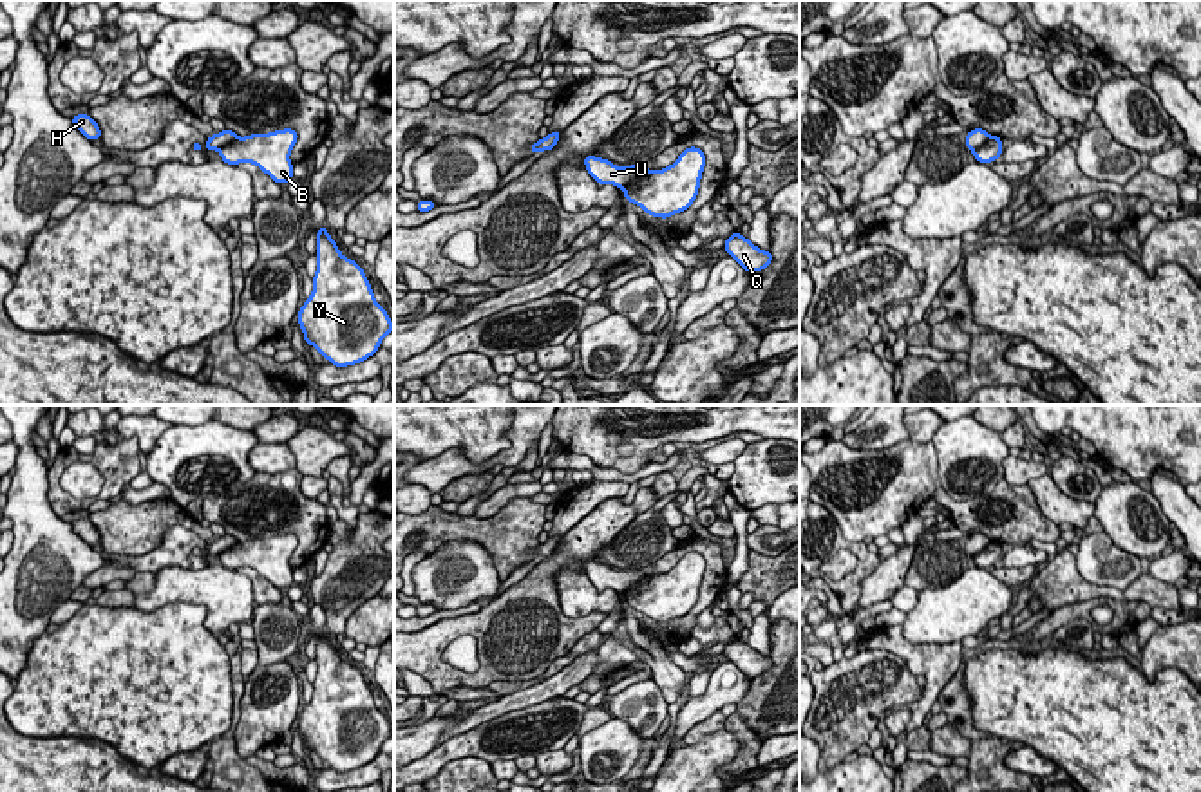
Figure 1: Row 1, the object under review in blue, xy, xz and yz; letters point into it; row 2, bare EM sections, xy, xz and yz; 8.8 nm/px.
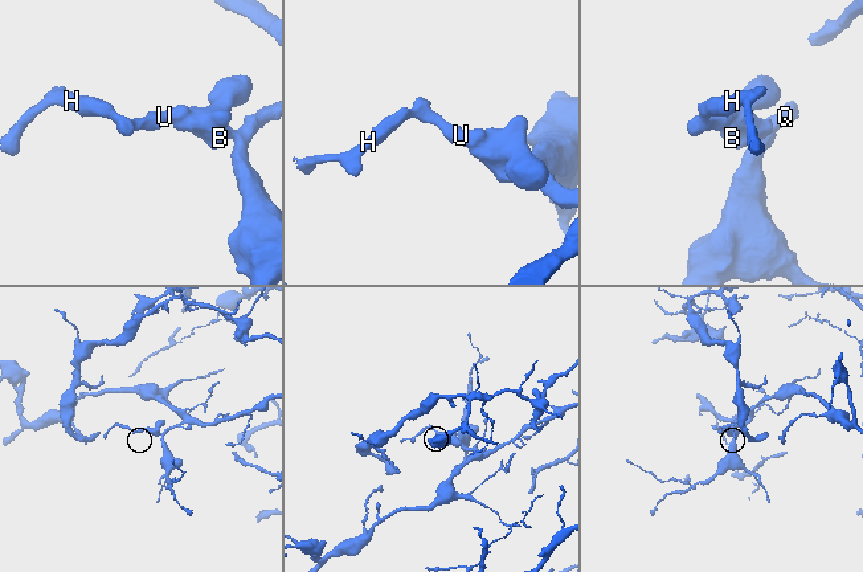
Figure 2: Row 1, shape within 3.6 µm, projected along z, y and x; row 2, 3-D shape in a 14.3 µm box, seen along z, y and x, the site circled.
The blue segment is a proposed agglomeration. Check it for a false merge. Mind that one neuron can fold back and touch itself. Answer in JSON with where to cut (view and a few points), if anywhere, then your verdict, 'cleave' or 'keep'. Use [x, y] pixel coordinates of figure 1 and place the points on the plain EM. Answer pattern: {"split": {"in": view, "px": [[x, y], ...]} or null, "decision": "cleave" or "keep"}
{"split": {"in": "xz", "px": [[644, 575], [624, 594]]}, "decision": "cleave"}

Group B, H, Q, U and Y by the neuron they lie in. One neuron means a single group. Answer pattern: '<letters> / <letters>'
B Q Y / H U

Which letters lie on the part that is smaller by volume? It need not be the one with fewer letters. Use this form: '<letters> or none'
H, U

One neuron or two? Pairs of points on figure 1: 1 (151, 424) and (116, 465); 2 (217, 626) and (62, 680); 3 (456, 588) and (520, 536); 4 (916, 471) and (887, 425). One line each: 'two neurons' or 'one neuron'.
1: two neurons
2: two neurons
3: two neurons
4: two neurons

